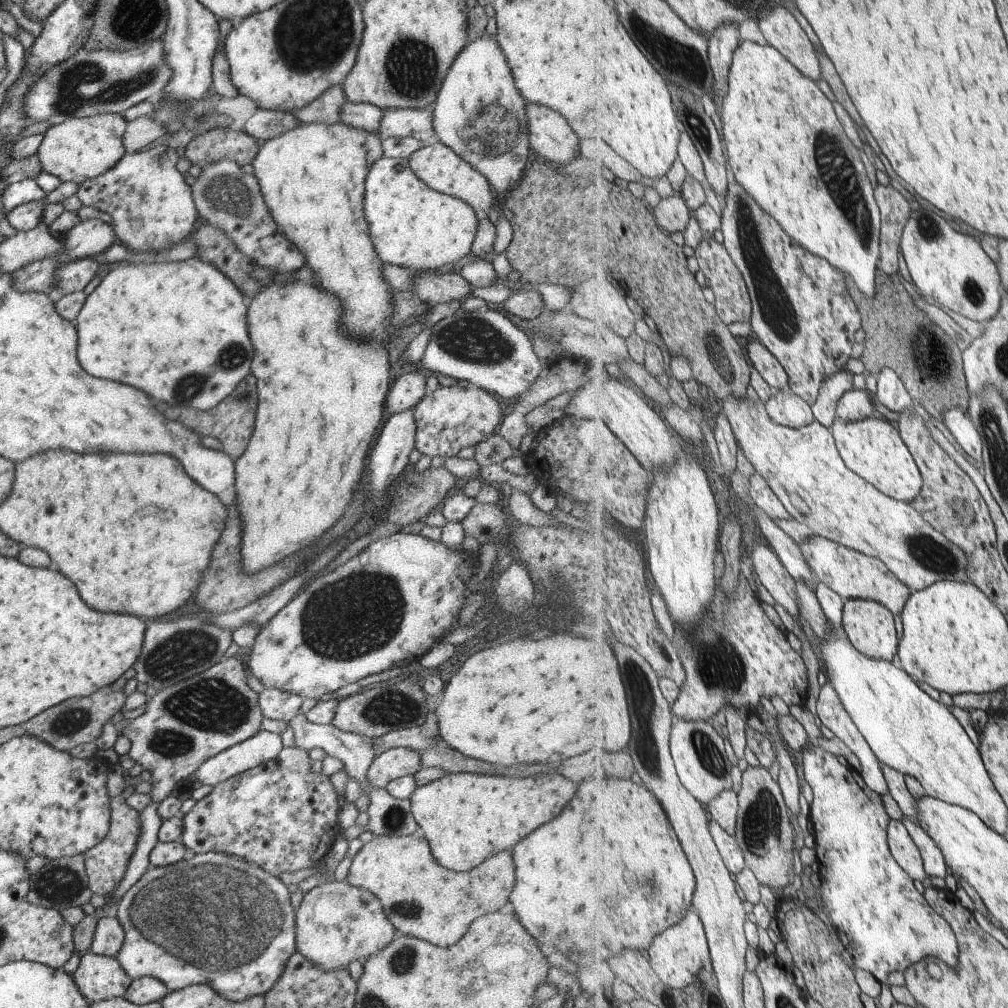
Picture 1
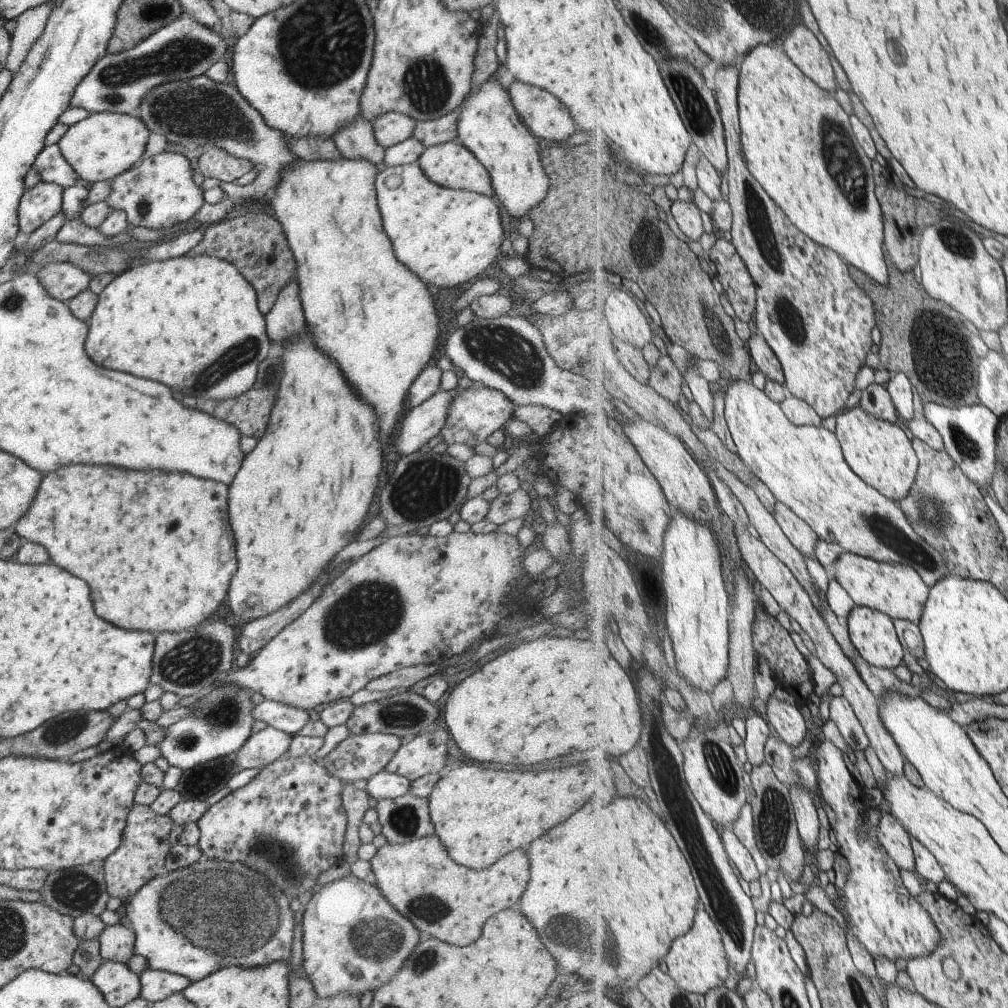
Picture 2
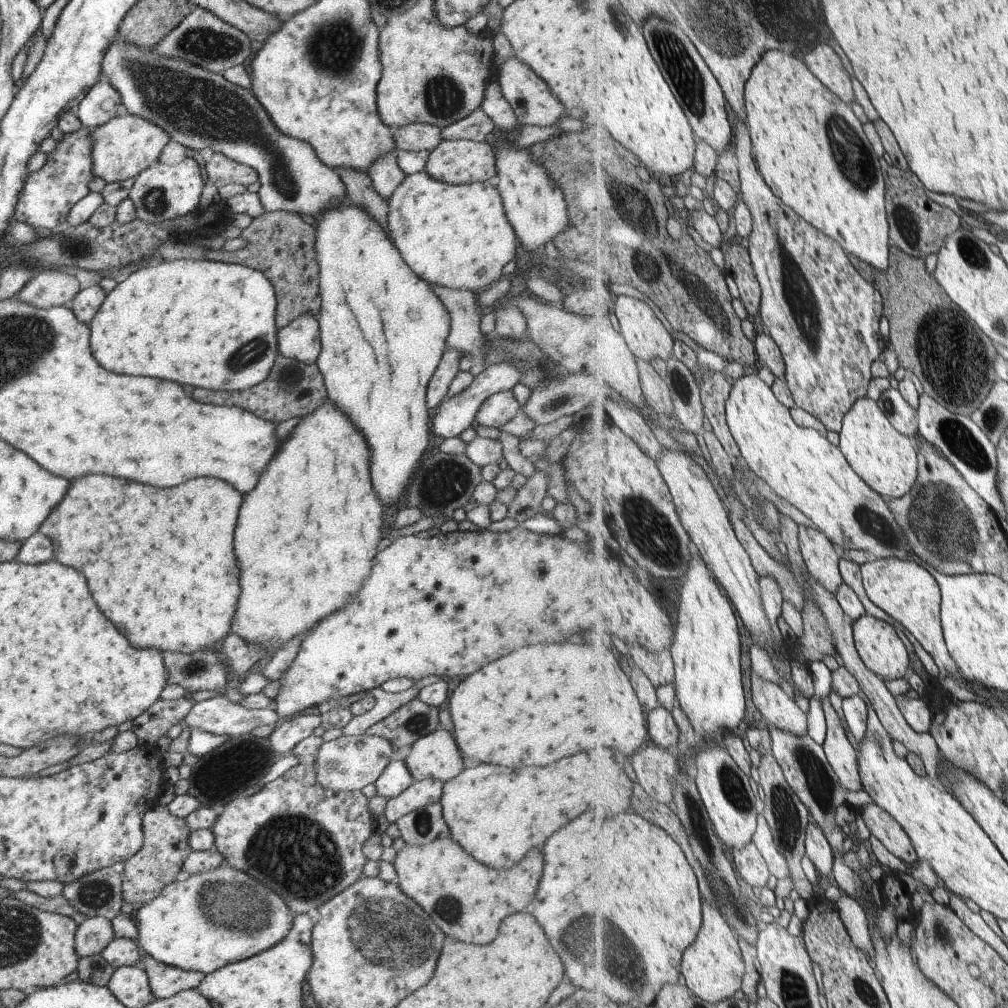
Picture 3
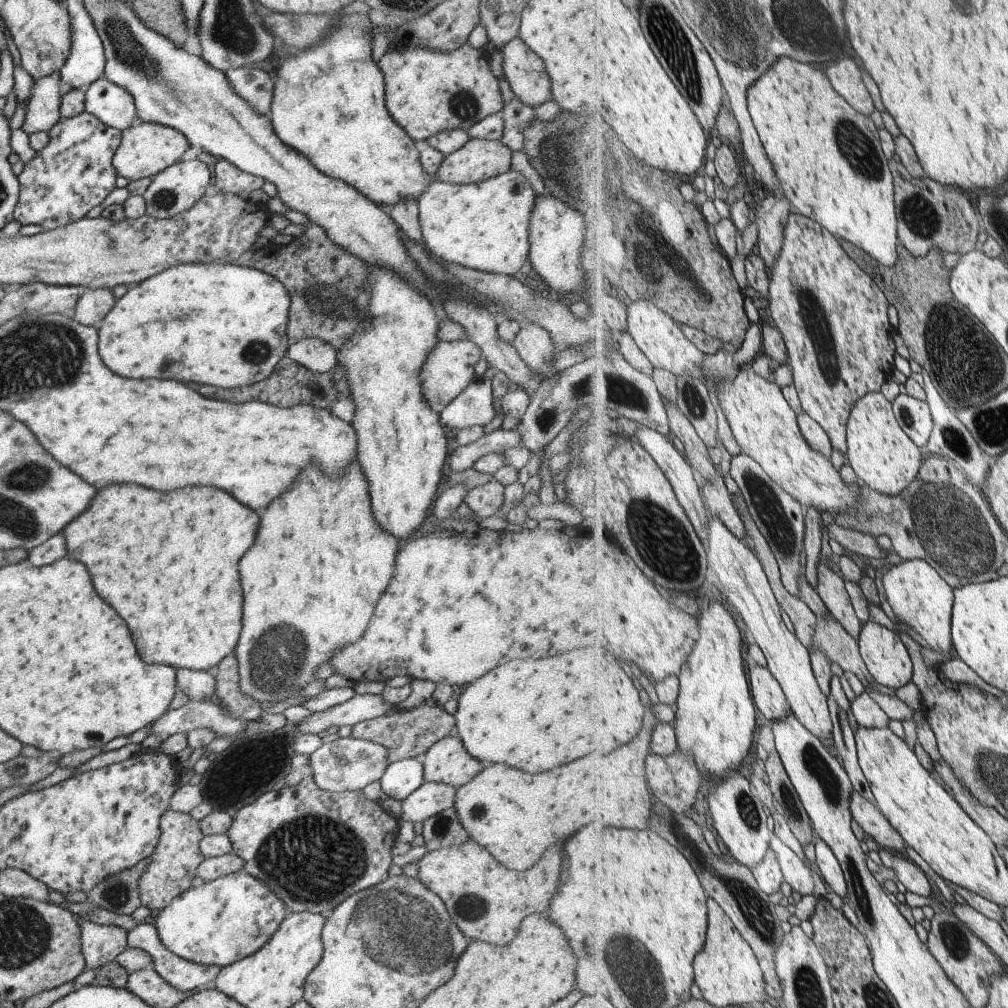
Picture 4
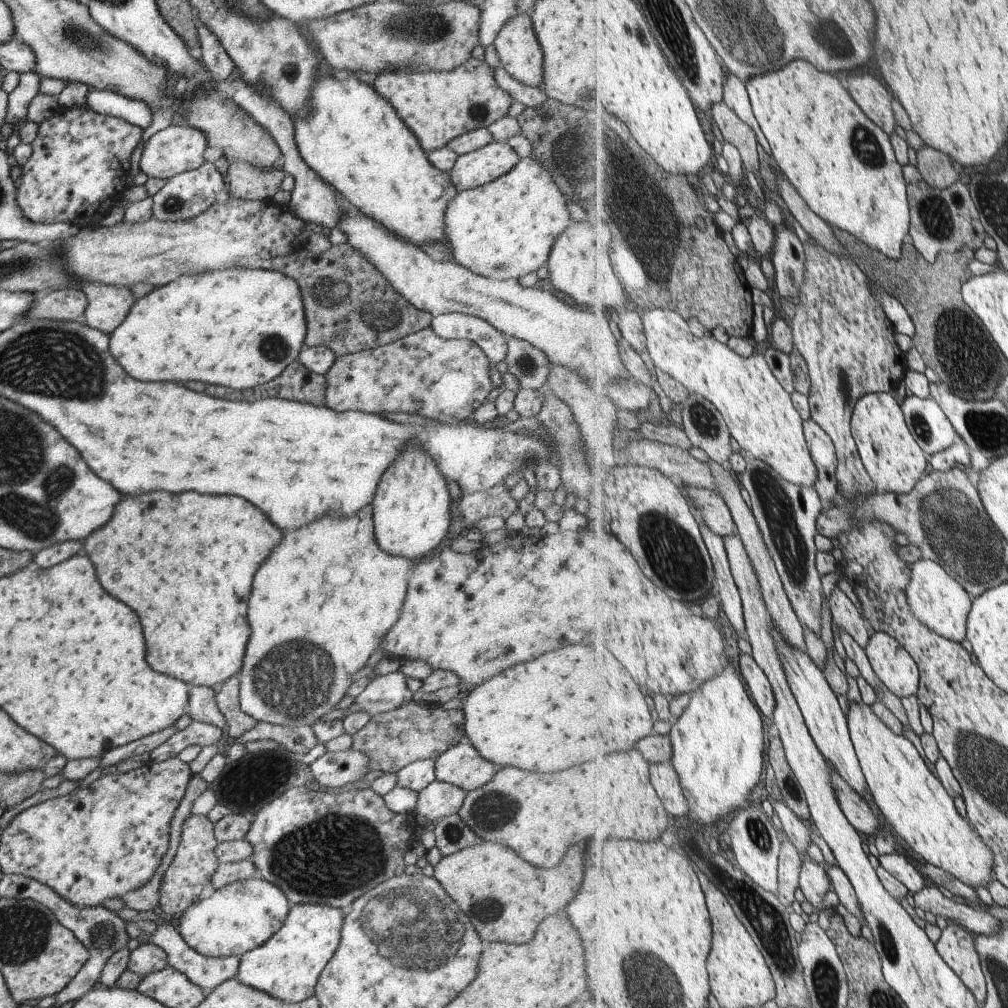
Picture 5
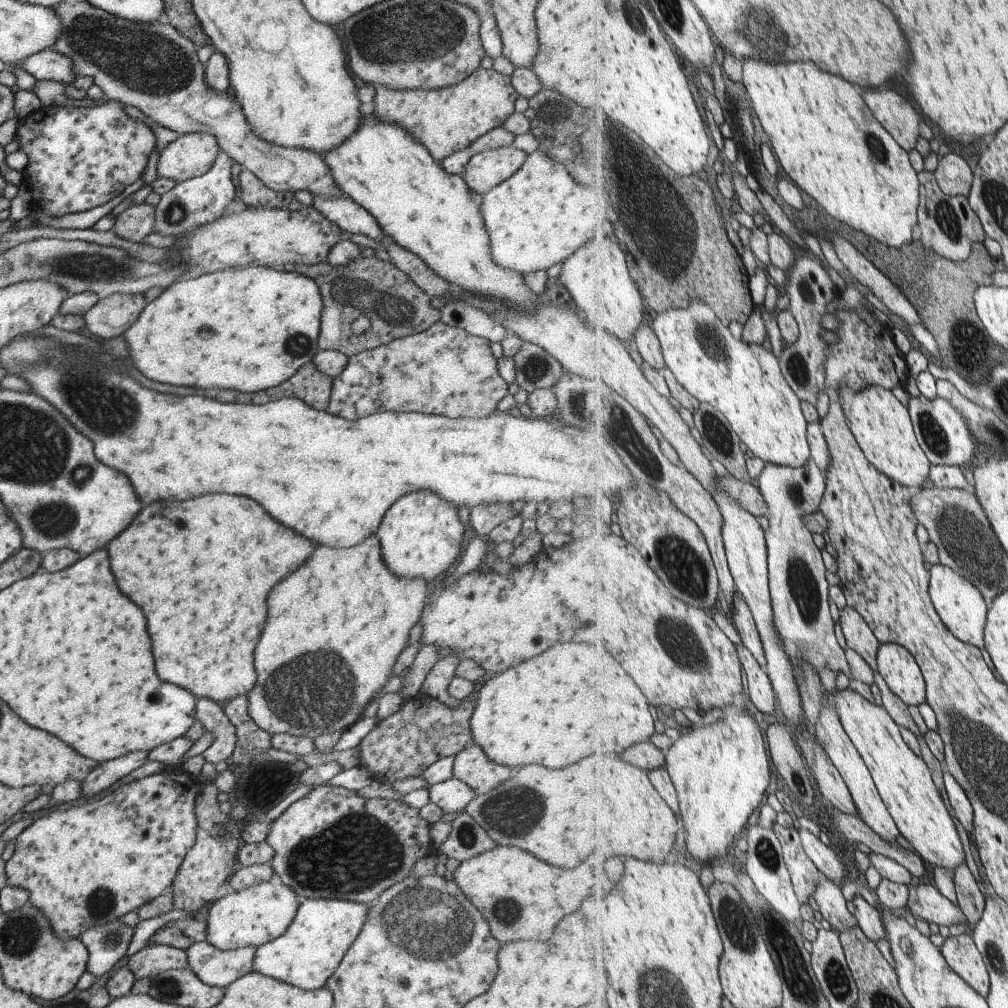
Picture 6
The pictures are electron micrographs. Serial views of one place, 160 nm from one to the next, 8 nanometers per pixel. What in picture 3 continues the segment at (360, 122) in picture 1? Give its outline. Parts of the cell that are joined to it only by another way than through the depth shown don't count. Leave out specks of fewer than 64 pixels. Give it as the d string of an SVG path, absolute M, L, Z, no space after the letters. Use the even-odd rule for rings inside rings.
M413 123L403 128L391 130L395 152L432 151L441 141L441 129L435 125Z

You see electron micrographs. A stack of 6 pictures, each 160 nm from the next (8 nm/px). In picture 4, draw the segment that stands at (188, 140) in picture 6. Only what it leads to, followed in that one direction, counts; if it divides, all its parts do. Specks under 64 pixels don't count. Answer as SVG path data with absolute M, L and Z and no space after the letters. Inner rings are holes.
M140 123L121 131L121 142L112 158L117 176L128 181L151 178L164 168L179 162L179 158L190 147L188 140L177 129L157 123Z

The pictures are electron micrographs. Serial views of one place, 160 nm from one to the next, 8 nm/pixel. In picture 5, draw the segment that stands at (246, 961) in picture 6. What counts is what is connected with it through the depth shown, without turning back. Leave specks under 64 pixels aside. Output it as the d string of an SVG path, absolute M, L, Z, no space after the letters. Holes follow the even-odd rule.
M169 924L157 926L156 931L147 943L161 947L166 952L168 966L182 972L195 986L198 986L204 992L204 996L211 993L213 988L219 986L225 980L233 979L240 963L240 956L210 957L199 954L189 947L175 927Z

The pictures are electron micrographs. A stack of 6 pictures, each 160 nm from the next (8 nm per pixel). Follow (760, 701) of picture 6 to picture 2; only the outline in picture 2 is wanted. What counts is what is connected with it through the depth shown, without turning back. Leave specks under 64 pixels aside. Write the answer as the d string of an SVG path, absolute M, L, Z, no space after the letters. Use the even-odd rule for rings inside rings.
M771 696L764 711L764 719L782 740L793 747L803 744L807 736L807 722L799 709L799 703L793 705L779 700L777 696Z

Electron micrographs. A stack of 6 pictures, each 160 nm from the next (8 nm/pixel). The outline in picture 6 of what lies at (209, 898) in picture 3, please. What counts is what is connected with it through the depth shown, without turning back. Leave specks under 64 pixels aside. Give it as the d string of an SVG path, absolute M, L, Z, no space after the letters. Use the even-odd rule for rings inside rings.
M275 876L267 882L227 894L208 904L205 942L224 951L247 945L261 946L287 930L299 903L295 892Z

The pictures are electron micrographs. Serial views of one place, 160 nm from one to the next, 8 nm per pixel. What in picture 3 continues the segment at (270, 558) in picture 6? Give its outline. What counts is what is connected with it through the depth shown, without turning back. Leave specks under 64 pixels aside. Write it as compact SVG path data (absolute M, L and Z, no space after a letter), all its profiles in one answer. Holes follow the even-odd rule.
M83 476L81 480L73 480L69 486L69 492L65 494L65 500L61 502L46 516L46 519L37 532L47 536L52 544L53 558L65 566L77 568L87 580L89 592L93 600L97 602L97 608L113 622L113 626L127 638L127 642L133 648L155 648L159 652L169 650L171 653L185 653L191 655L197 651L205 651L219 645L219 642L230 632L229 626L240 593L237 564L233 556L233 528L237 520L237 512L241 506L241 496L237 492L233 494L233 488L221 480L213 478L195 478L185 484L179 484L175 488L151 488L143 484L127 484L121 478L111 476Z

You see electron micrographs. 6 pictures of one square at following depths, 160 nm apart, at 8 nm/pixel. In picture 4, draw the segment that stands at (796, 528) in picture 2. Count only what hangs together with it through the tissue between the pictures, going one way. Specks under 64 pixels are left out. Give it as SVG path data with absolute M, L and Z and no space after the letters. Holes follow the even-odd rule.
M825 562L818 566L818 593L825 601L833 617L835 617L855 640L860 639L863 622L857 616L851 595L846 587L846 579L841 578L835 570L831 570Z

